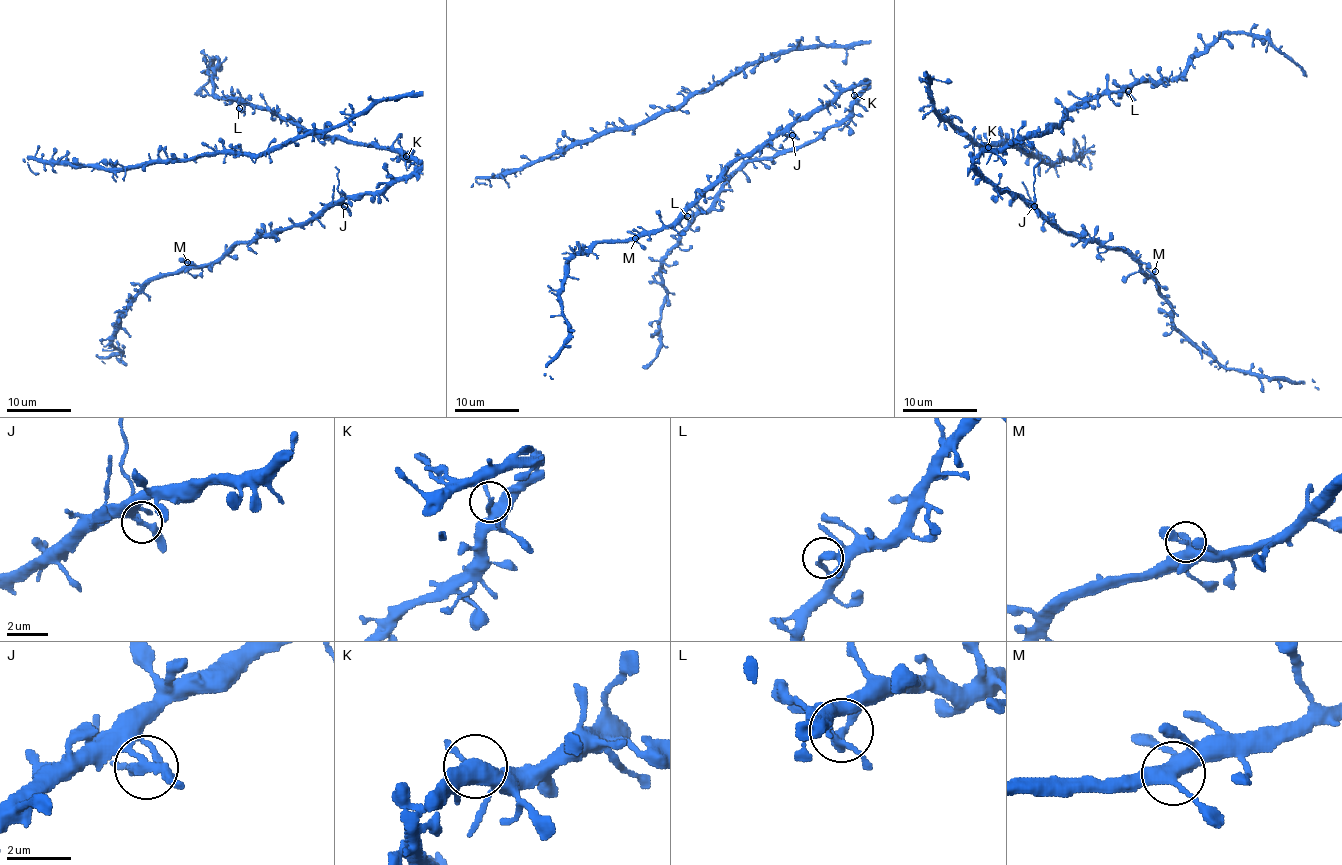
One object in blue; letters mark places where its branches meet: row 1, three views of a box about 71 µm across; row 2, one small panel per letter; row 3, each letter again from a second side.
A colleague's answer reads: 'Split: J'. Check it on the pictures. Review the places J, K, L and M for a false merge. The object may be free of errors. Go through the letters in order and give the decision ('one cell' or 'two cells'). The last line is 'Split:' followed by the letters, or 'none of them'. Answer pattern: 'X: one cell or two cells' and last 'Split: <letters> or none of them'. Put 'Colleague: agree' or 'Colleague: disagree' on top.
Colleague: agree
J: two cells
K: one cell
L: one cell
M: one cell
Split: J

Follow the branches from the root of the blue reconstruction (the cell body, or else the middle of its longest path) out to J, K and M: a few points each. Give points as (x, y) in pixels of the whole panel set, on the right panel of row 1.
J: (976, 161), (974, 168), (995, 189), (1018, 192), (1034, 206)
K: (976, 161), (988, 147)
M: (976, 161), (974, 168), (995, 189), (1016, 192), (1051, 224), (1085, 239), (1121, 247), (1149, 275), (1155, 271)

